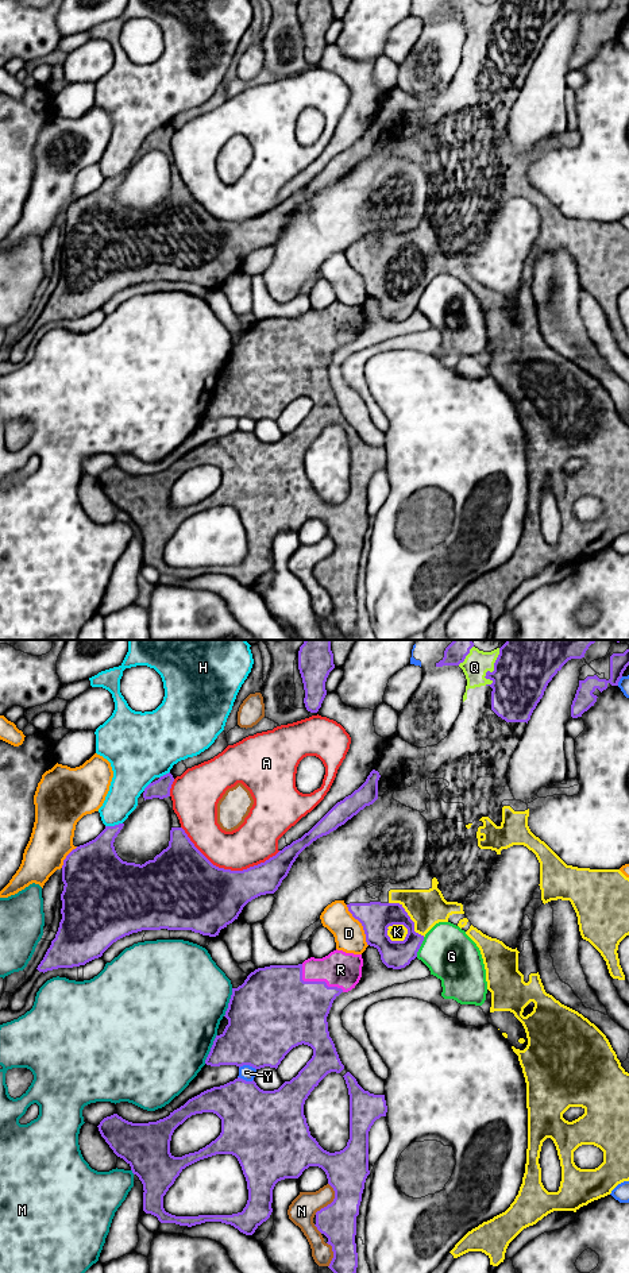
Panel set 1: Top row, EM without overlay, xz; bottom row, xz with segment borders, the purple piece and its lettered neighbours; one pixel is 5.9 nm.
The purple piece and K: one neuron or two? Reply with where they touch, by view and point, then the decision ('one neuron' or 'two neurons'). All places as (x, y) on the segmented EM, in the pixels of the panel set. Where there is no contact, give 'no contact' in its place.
meets purple in xz at (394, 924); one neuron

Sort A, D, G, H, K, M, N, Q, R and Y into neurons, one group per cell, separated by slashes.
A / D / G / H / K Q R / M / N / Y

